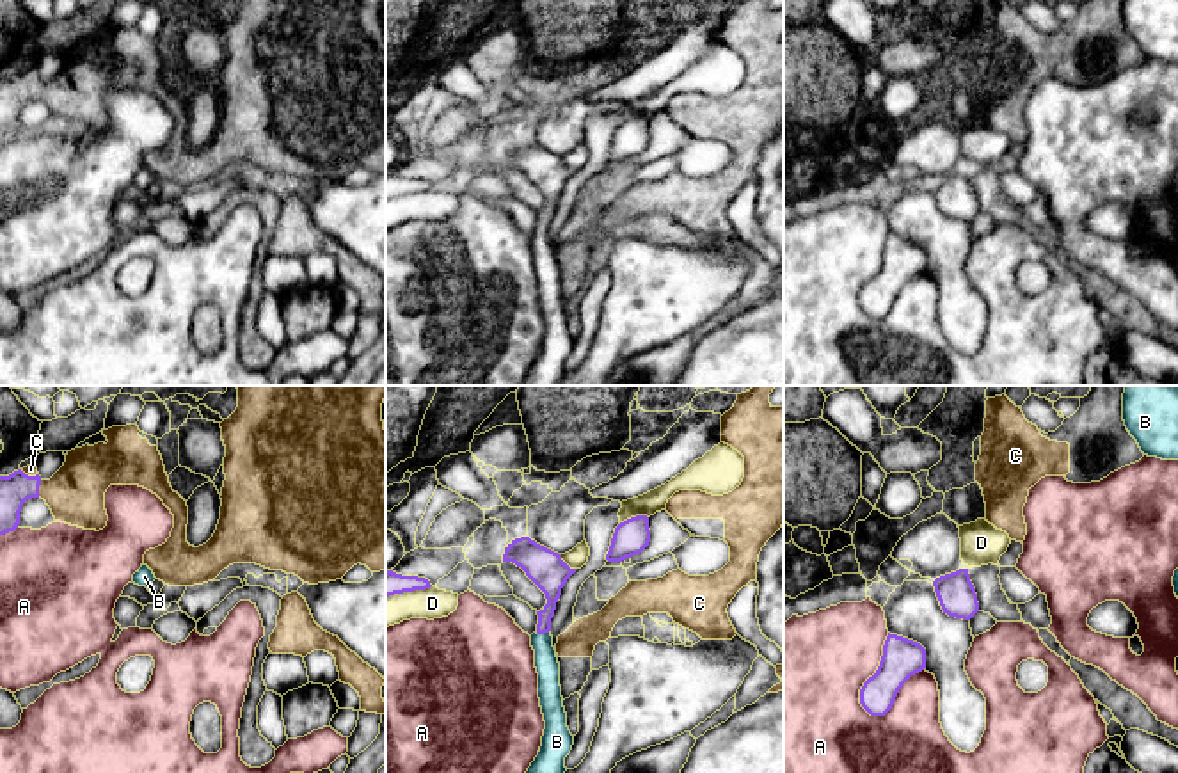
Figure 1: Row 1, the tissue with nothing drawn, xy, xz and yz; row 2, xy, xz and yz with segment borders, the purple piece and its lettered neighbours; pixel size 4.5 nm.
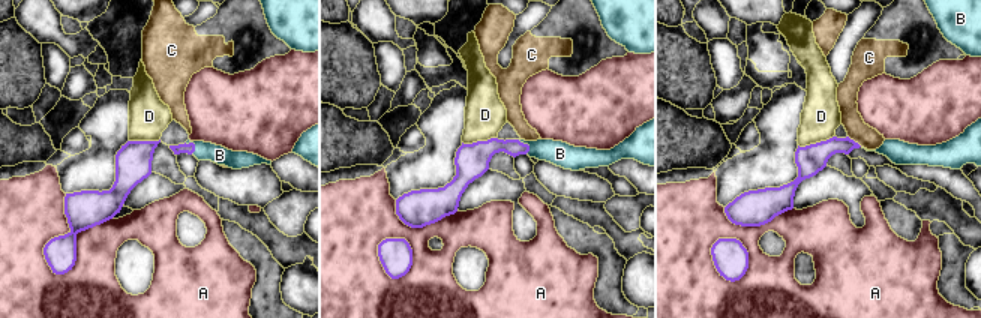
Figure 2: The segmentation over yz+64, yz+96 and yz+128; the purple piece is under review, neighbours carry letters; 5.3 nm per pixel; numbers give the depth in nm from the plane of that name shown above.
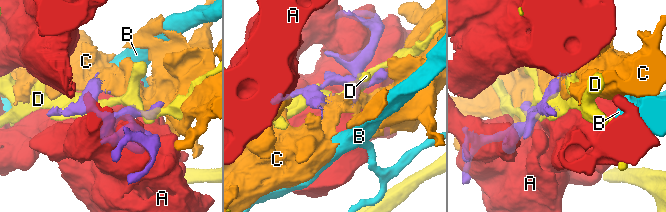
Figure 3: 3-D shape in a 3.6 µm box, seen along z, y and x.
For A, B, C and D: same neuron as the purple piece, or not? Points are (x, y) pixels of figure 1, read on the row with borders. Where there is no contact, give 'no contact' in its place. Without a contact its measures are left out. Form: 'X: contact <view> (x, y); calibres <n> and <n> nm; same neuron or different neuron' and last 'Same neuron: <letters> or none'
A: contact yz (873, 676); calibres 180 and 440 nm; different neuron
B: contact xz (541, 633); calibres 120 and 110 nm; different neuron
C: contact xy (38, 489); calibres 140 and 260 nm; same neuron
D: contact xz (633, 517); calibres 160 and 100 nm; different neuron
Same neuron: C

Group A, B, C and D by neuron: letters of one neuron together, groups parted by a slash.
A / B / C / D

